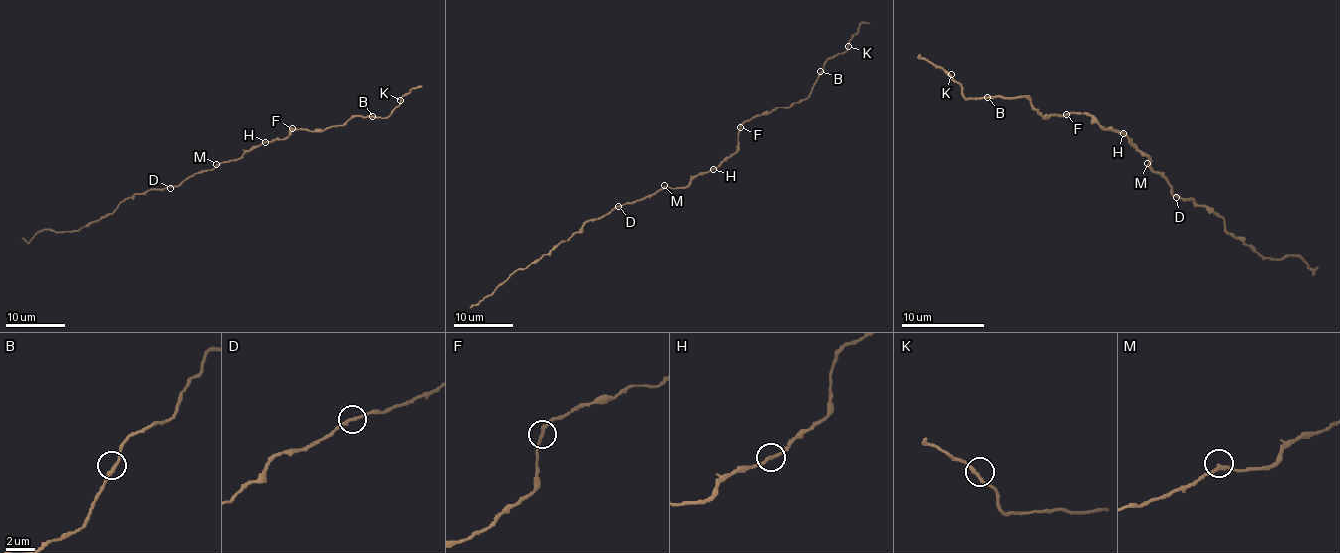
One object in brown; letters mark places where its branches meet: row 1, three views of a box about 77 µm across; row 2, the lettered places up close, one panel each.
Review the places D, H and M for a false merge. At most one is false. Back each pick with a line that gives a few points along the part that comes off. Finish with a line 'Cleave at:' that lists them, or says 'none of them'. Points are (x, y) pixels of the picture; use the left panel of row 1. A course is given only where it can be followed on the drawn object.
Cleave at: none of them

